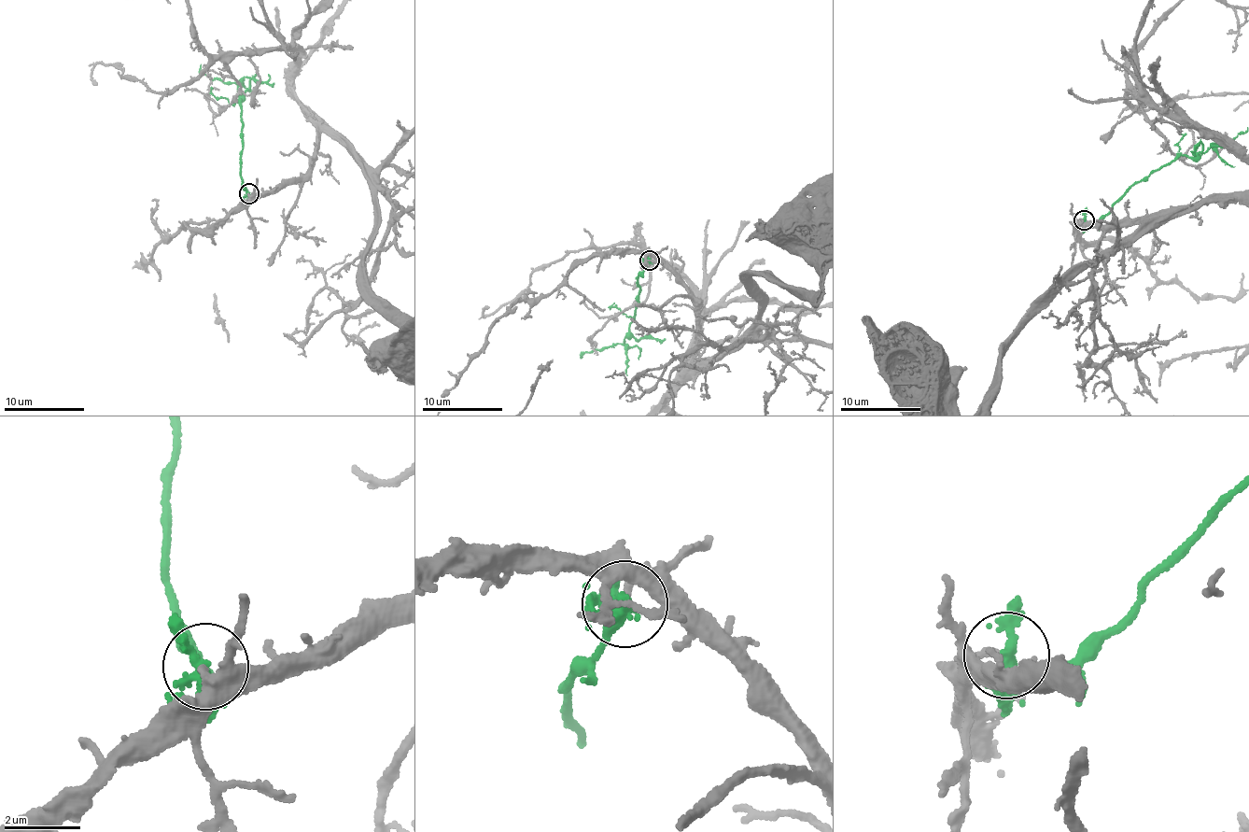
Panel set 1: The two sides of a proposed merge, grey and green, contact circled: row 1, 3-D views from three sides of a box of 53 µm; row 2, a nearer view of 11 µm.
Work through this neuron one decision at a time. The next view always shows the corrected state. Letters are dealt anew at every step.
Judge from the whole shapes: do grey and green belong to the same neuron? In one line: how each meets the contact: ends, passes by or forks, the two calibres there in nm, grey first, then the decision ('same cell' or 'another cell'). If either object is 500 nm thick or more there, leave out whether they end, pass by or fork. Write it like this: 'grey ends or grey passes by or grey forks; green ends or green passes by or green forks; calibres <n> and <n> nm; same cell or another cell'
grey ends; green forks; calibres 200 and 320 nm; another cell

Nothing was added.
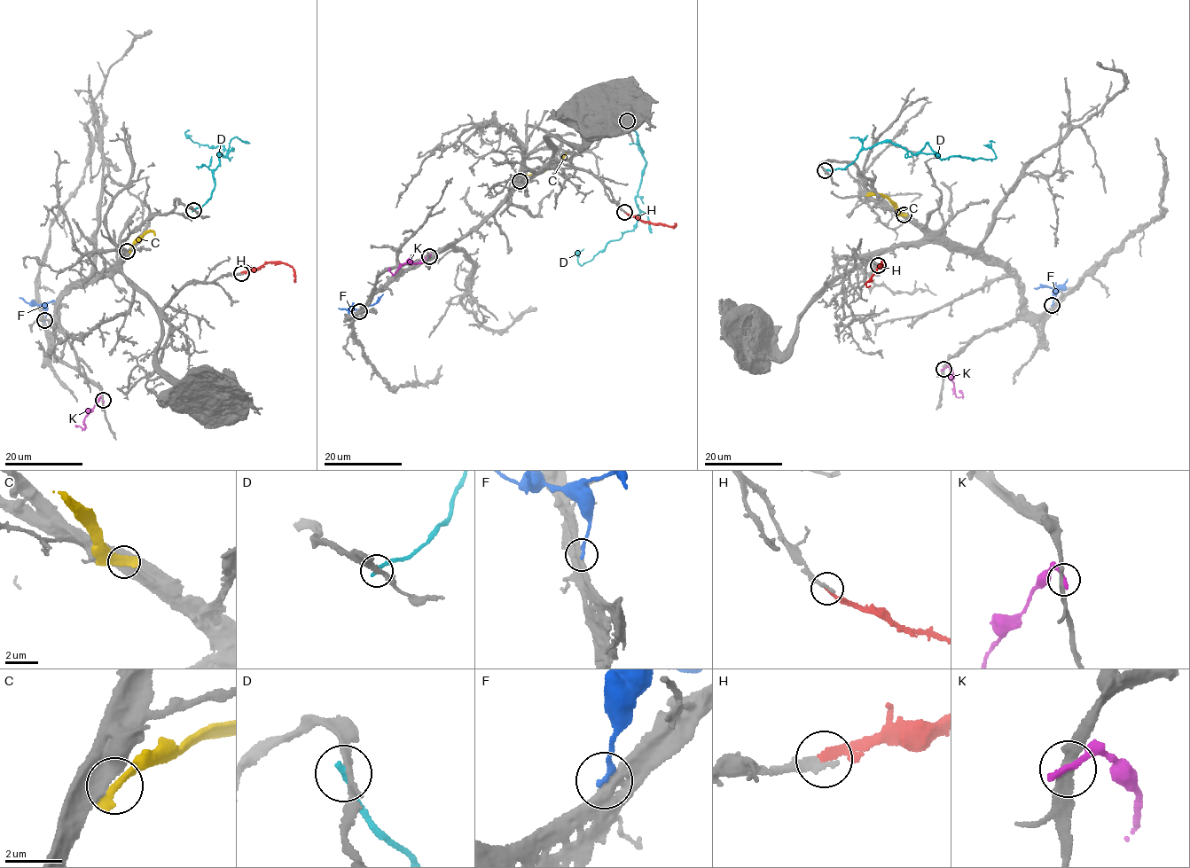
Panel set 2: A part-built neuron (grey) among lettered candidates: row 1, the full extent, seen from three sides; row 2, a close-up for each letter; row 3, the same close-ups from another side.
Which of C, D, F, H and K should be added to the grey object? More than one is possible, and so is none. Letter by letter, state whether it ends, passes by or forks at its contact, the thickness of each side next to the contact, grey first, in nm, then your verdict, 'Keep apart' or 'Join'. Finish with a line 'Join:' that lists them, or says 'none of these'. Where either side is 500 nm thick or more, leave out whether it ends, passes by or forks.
C: Thickness 650 nm (grey) against 500 nm. Keep apart
D: It ends there. Thickness 200 nm (grey) against 260 nm. Keep apart
F: It ends there. Thickness 380 nm (grey) against 200 nm. Keep apart
H: It ends there. Thickness 260 nm (grey) against 220 nm. Join
K: It ends there. Thickness 300 nm (grey) against 280 nm. Keep apart
Join: H

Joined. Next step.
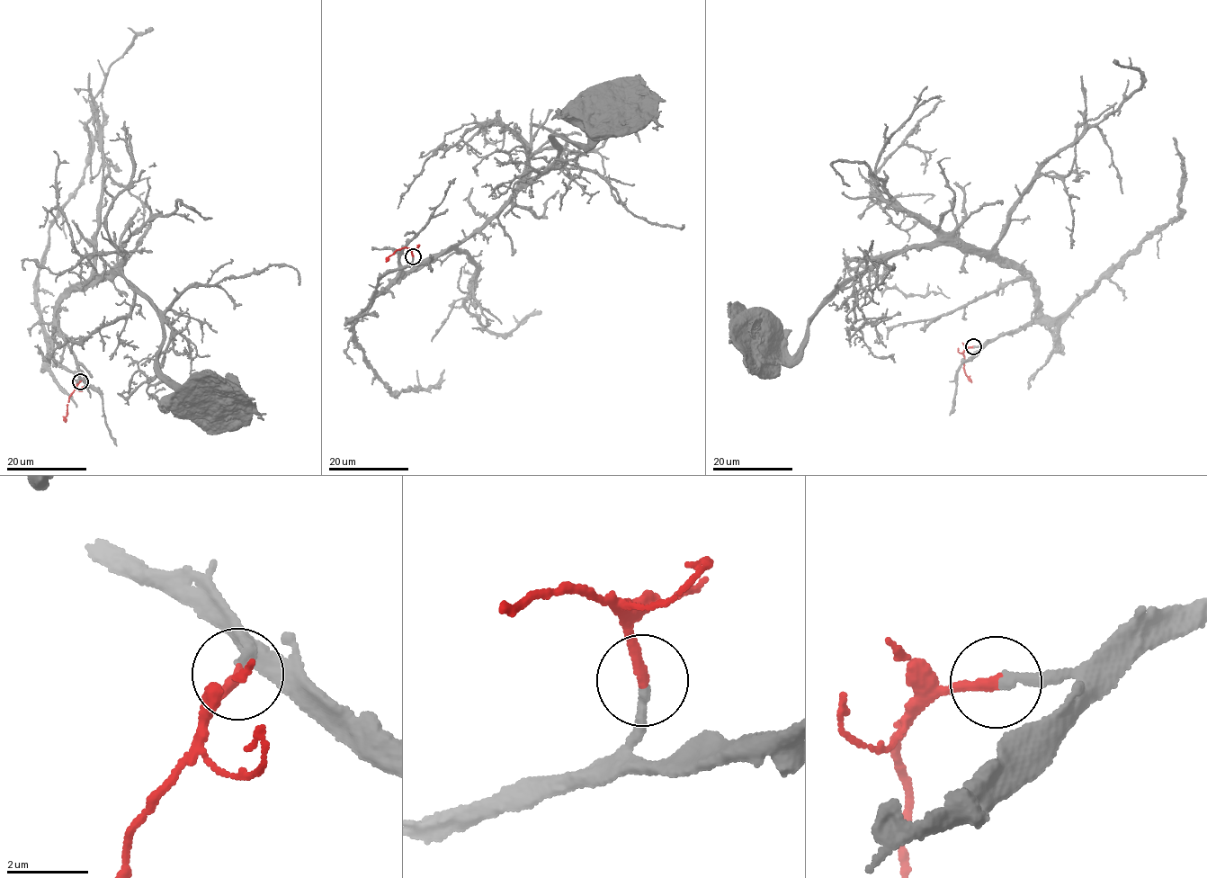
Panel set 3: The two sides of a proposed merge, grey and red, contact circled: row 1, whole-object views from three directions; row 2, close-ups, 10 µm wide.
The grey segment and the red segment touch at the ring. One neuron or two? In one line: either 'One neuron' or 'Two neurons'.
One neuron

